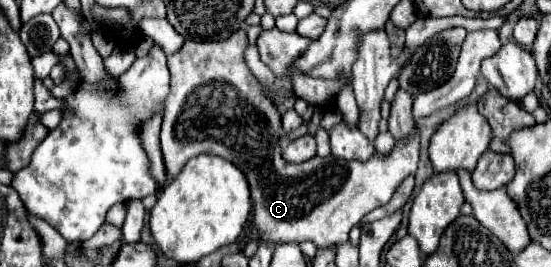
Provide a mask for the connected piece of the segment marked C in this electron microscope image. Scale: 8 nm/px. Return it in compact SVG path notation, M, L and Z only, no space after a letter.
M238 29L236 33L232 33L228 39L224 41L192 41L192 39L186 39L184 45L180 47L180 51L176 51L174 55L170 55L168 59L168 67L170 67L170 73L172 73L172 93L168 95L168 101L166 101L166 113L164 113L164 121L162 121L162 131L160 131L160 149L162 149L162 159L164 159L164 167L166 167L166 175L168 179L174 179L182 167L186 165L186 161L190 157L196 157L200 153L214 153L218 157L224 157L228 161L232 161L236 167L242 169L242 173L246 175L248 183L250 183L250 191L252 191L252 203L254 203L254 221L252 221L252 227L258 229L260 233L260 239L264 237L276 237L276 241L280 243L300 243L300 241L312 241L316 243L318 247L324 247L324 245L342 245L348 241L348 231L366 215L370 213L372 209L380 207L380 205L386 205L394 191L398 189L398 185L408 177L408 175L414 175L416 169L418 169L418 157L420 157L420 133L418 129L414 131L414 135L406 137L406 139L400 139L396 141L394 149L388 153L388 155L382 155L382 153L374 153L368 161L346 161L346 159L338 159L334 155L328 155L328 157L312 157L310 161L304 161L304 163L284 163L282 155L280 155L280 113L278 109L270 103L270 101L264 101L264 97L260 97L260 85L258 85L258 79L250 73L246 61L244 61L244 49L248 45L248 39L246 39L246 31Z

